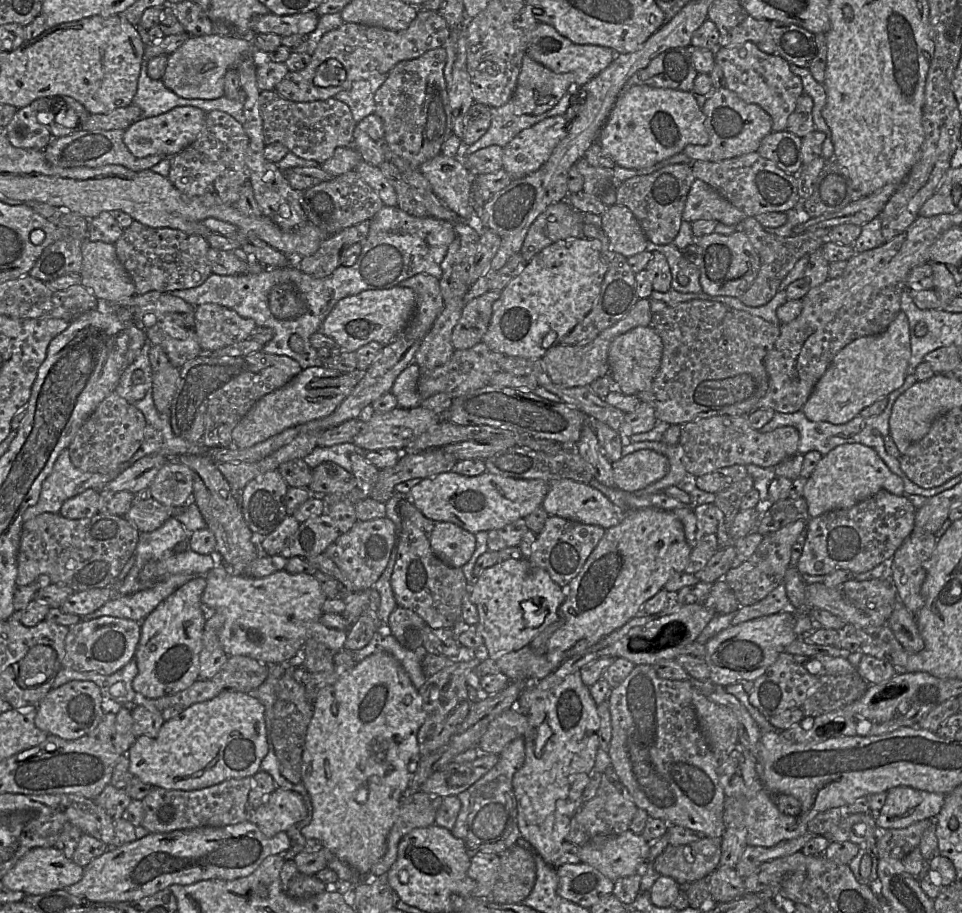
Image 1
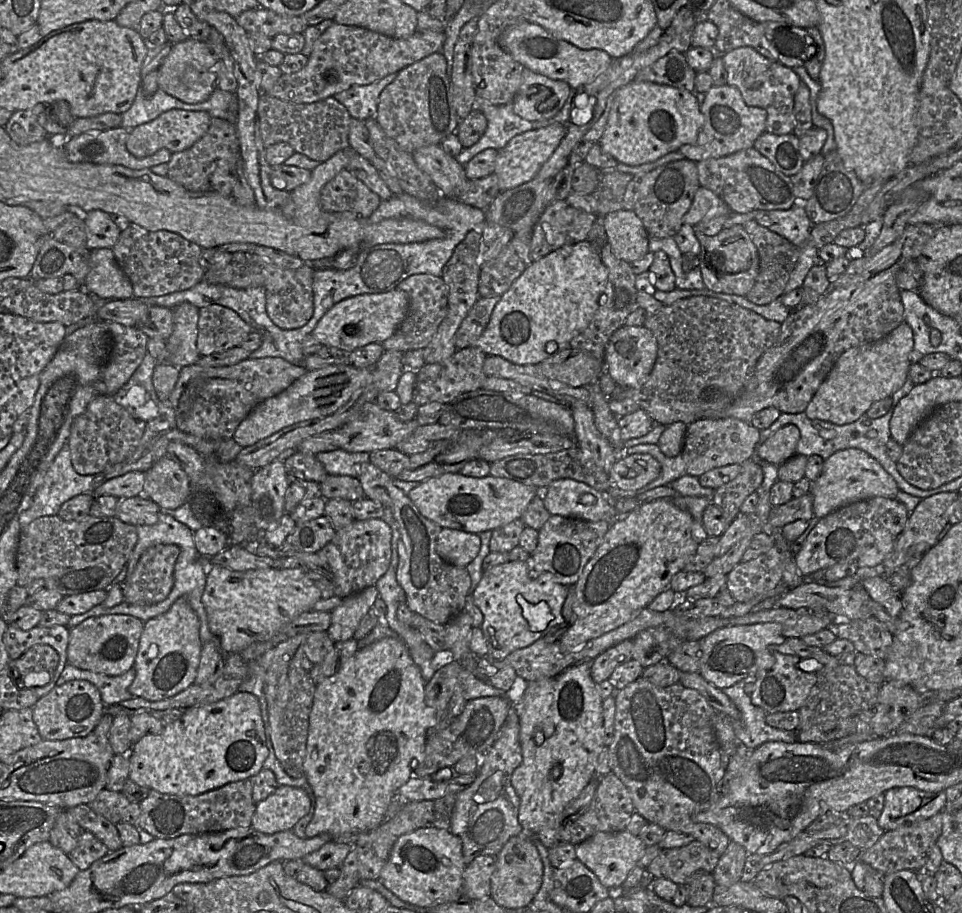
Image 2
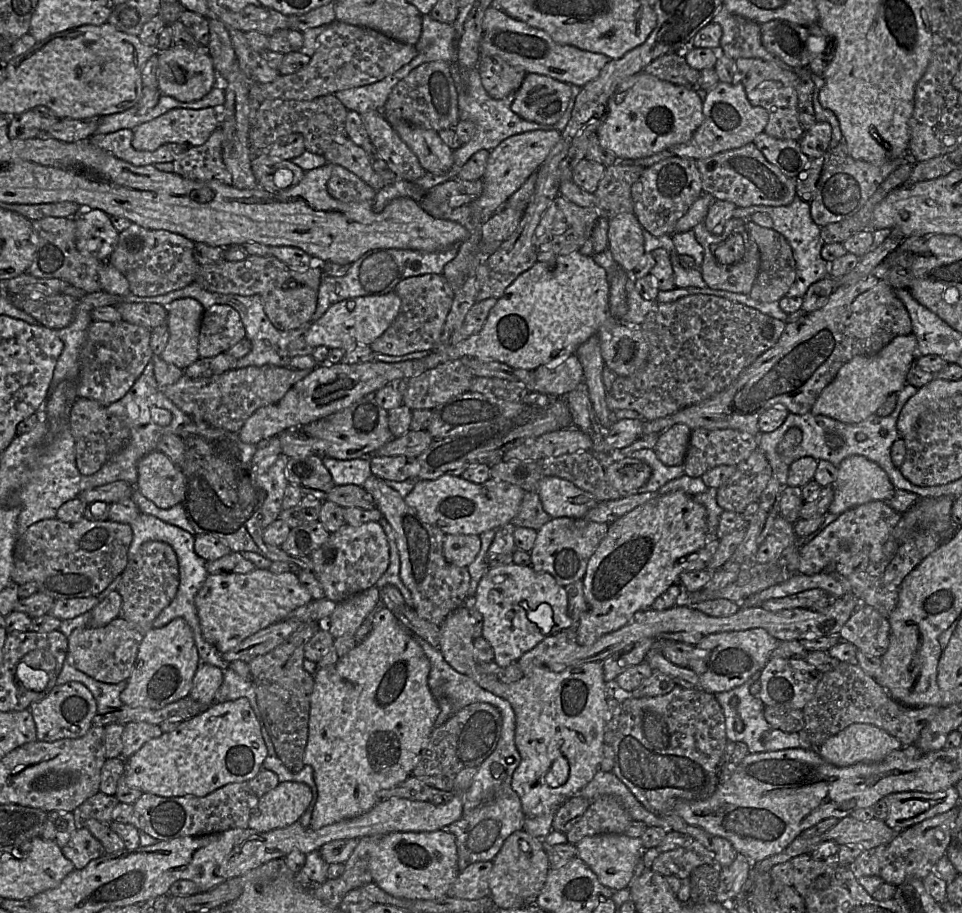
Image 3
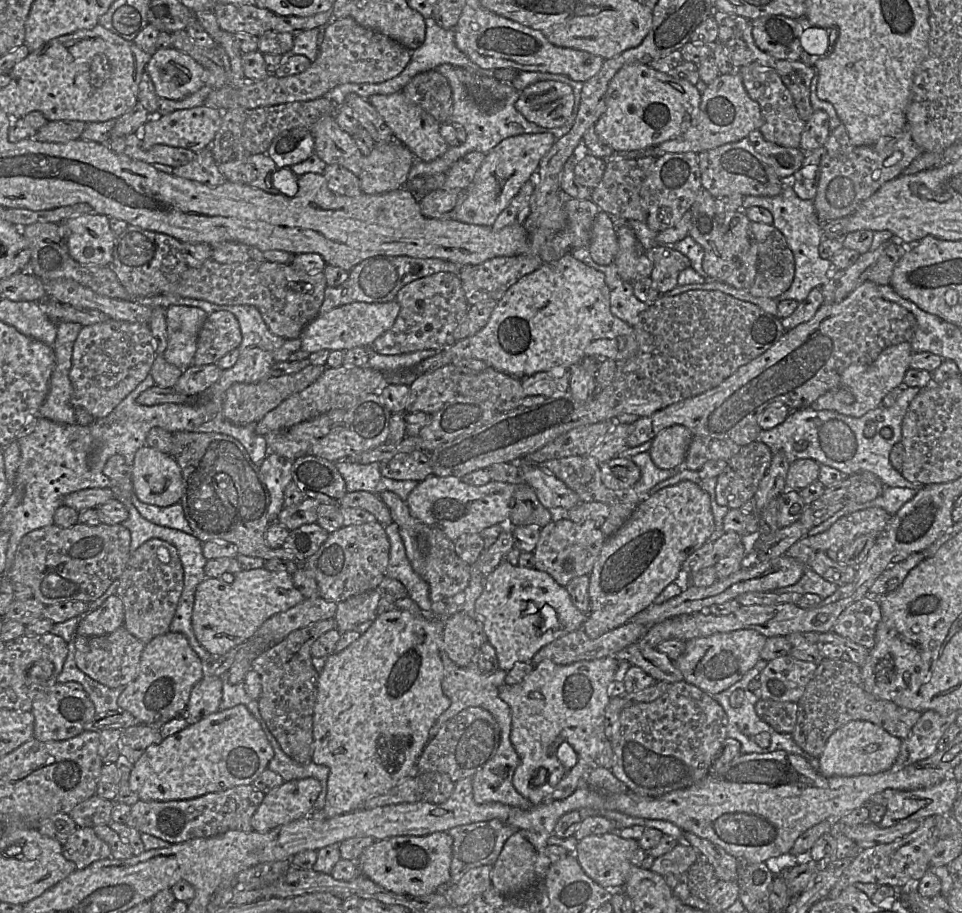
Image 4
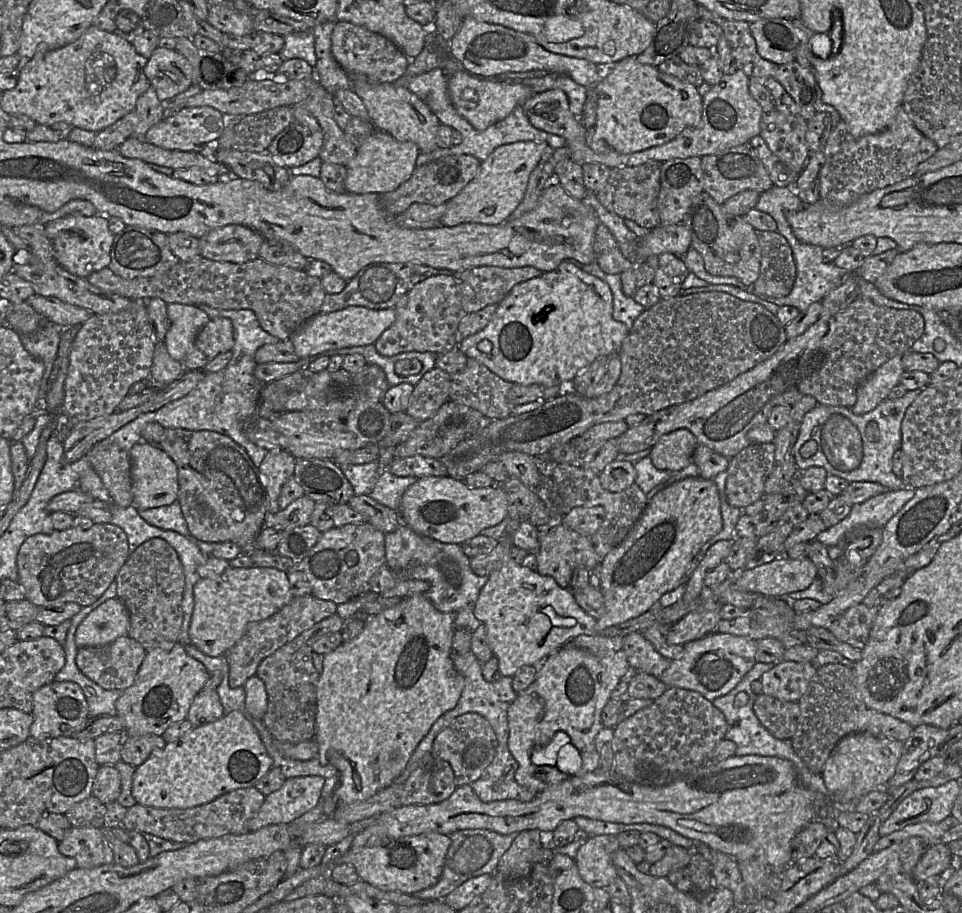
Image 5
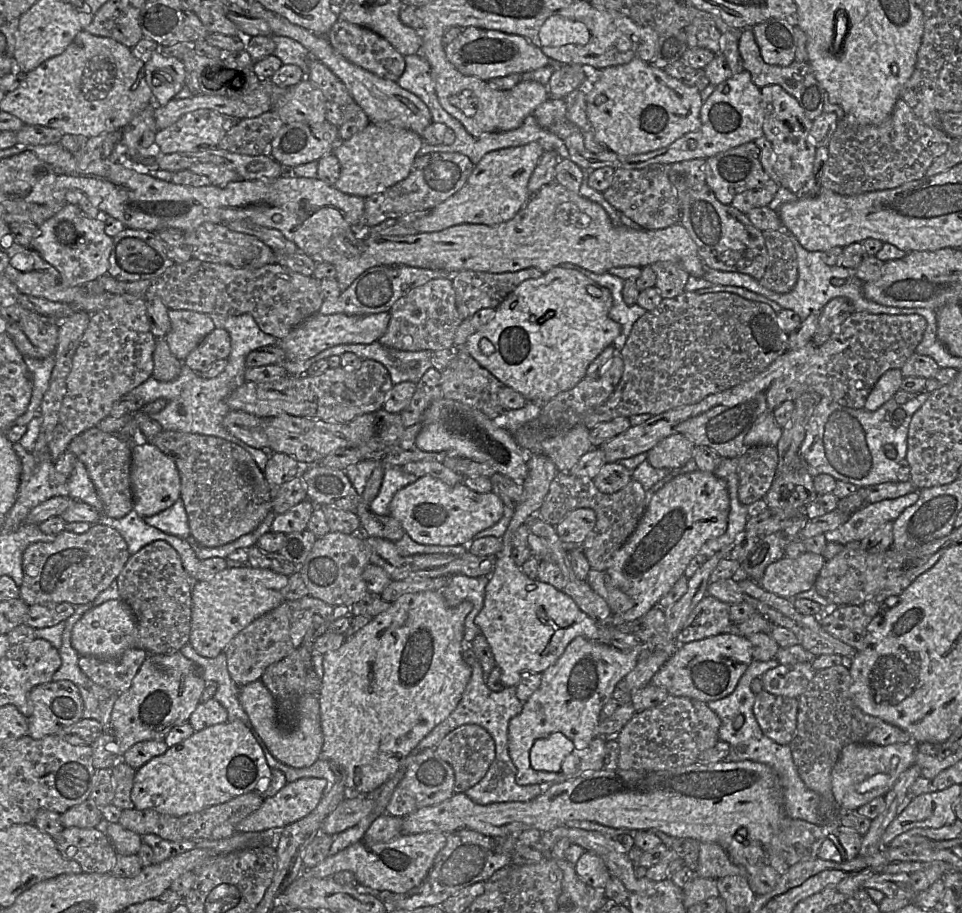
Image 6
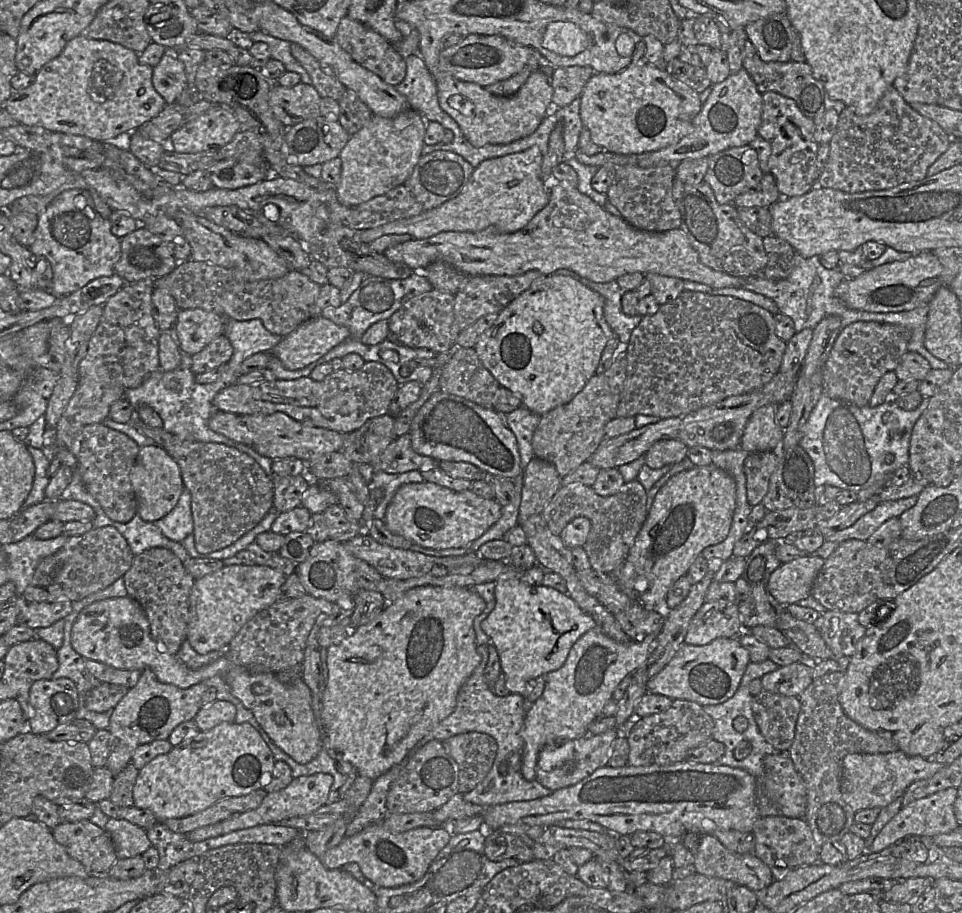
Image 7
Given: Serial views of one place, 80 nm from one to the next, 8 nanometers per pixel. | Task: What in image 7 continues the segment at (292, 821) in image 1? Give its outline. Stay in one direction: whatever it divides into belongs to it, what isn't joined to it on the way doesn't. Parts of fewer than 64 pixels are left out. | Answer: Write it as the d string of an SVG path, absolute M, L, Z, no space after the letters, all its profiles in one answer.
M325 773L294 778L286 788L268 794L256 809L241 814L234 814L230 818L216 824L196 829L187 836L192 841L204 841L234 831L249 829L259 825L277 824L293 817L309 815L328 803L332 785L333 777Z

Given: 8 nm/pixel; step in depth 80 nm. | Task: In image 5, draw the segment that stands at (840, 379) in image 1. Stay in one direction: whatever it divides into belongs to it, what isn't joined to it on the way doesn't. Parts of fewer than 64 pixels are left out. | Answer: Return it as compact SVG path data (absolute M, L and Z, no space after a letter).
M896 355L889 359L858 386L856 403L850 408L854 414L868 413L887 399L905 372L902 357Z

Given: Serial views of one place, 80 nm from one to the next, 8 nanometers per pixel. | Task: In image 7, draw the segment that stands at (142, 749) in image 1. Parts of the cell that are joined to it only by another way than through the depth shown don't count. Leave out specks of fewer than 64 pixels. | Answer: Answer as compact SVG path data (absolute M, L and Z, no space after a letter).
M235 722L220 723L219 725L213 727L208 731L201 731L191 737L188 737L177 746L174 746L167 754L158 755L149 763L147 763L141 770L139 770L139 774L133 788L133 799L134 799L135 807L141 810L149 811L162 820L184 819L192 815L195 815L215 805L220 801L229 798L244 796L252 791L263 788L265 783L270 779L272 775L275 762L276 760L274 759L273 754L269 749L268 745L262 739L259 732L251 724L249 723L237 724Z

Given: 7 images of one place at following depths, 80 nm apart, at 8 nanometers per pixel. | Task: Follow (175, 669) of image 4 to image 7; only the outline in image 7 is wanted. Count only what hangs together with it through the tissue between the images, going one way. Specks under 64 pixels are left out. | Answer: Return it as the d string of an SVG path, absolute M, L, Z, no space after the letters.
M149 668L143 669L137 684L128 690L113 710L108 730L114 737L114 744L106 768L115 777L131 764L132 755L139 745L167 740L180 723L193 720L202 707L202 696L207 688L200 682L181 689L173 684L160 682Z

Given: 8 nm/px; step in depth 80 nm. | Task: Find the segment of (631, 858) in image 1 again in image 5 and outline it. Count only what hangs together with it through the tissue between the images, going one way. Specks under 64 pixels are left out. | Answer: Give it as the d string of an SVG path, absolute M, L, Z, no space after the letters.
M616 836L584 837L575 858L582 879L593 887L607 888L618 877L612 854L619 848Z

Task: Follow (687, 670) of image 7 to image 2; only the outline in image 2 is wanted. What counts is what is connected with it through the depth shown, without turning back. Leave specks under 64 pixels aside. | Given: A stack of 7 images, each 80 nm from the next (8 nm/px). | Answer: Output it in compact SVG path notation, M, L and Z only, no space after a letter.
M756 623L749 625L730 626L717 629L702 638L700 643L700 675L709 683L719 689L728 688L737 682L749 677L756 676L759 671L766 671L775 662L773 651L777 645L785 642L780 623Z

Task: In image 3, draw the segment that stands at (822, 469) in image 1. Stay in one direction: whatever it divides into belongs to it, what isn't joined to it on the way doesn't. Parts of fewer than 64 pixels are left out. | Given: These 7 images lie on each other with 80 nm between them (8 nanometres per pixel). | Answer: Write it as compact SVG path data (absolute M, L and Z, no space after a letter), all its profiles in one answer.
M861 455L847 457L837 466L837 476L832 483L832 488L833 497L826 508L827 516L836 516L850 508L871 501L888 501L896 490L886 472L876 463Z

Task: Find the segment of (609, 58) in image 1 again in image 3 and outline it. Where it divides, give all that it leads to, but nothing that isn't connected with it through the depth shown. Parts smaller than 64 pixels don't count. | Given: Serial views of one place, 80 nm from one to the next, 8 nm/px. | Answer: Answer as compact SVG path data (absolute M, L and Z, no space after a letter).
M496 6L485 11L482 31L480 56L499 57L512 66L522 67L527 73L549 76L580 87L595 79L610 60L601 53L556 43L545 31L508 16Z

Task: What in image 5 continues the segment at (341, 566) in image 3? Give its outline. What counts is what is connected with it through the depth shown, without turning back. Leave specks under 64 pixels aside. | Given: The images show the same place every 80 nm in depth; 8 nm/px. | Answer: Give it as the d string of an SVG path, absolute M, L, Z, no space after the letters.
M367 521L347 524L322 533L316 545L298 563L298 570L306 575L313 596L338 605L370 591L371 579L381 566L386 565L385 554L384 533Z

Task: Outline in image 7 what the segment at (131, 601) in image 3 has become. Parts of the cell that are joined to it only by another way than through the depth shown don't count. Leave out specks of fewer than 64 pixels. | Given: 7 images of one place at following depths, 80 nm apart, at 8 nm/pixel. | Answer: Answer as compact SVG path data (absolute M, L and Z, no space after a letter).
M161 547L150 548L134 556L123 579L128 596L145 612L152 638L163 647L163 651L175 655L187 638L189 598L195 579L171 550Z

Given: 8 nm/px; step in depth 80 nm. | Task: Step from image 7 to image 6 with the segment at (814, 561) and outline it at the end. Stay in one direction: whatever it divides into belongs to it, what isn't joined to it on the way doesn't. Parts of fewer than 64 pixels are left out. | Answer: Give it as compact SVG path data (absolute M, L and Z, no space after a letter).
M807 554L797 558L784 556L767 566L759 586L785 599L792 599L814 587L815 580L825 564L822 555Z

